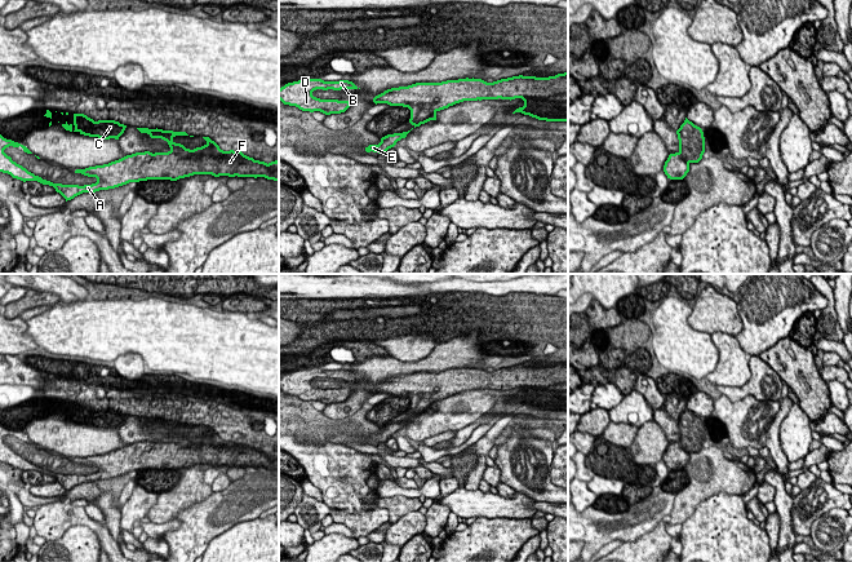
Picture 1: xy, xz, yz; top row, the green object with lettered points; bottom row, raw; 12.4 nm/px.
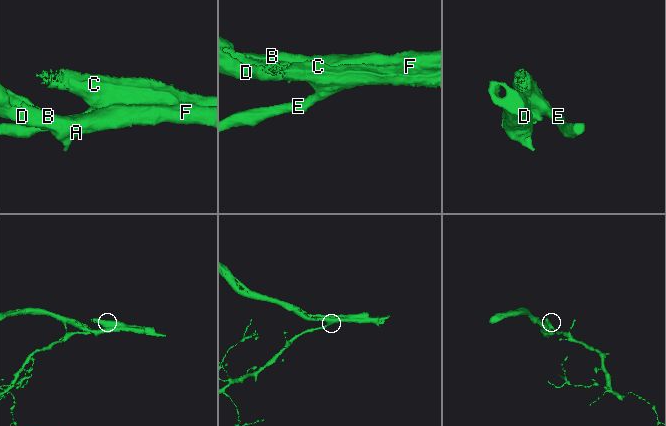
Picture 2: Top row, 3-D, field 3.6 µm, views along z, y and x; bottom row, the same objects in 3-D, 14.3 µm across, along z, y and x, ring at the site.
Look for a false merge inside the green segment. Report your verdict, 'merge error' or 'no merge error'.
merge error

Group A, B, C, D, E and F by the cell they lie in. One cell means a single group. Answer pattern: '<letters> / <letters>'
A B D F / C E

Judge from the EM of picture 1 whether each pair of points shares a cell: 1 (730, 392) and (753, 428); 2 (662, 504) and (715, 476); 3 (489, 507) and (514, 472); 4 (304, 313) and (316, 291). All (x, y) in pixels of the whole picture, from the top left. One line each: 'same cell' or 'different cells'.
1: different cells
2: different cells
3: different cells
4: different cells

